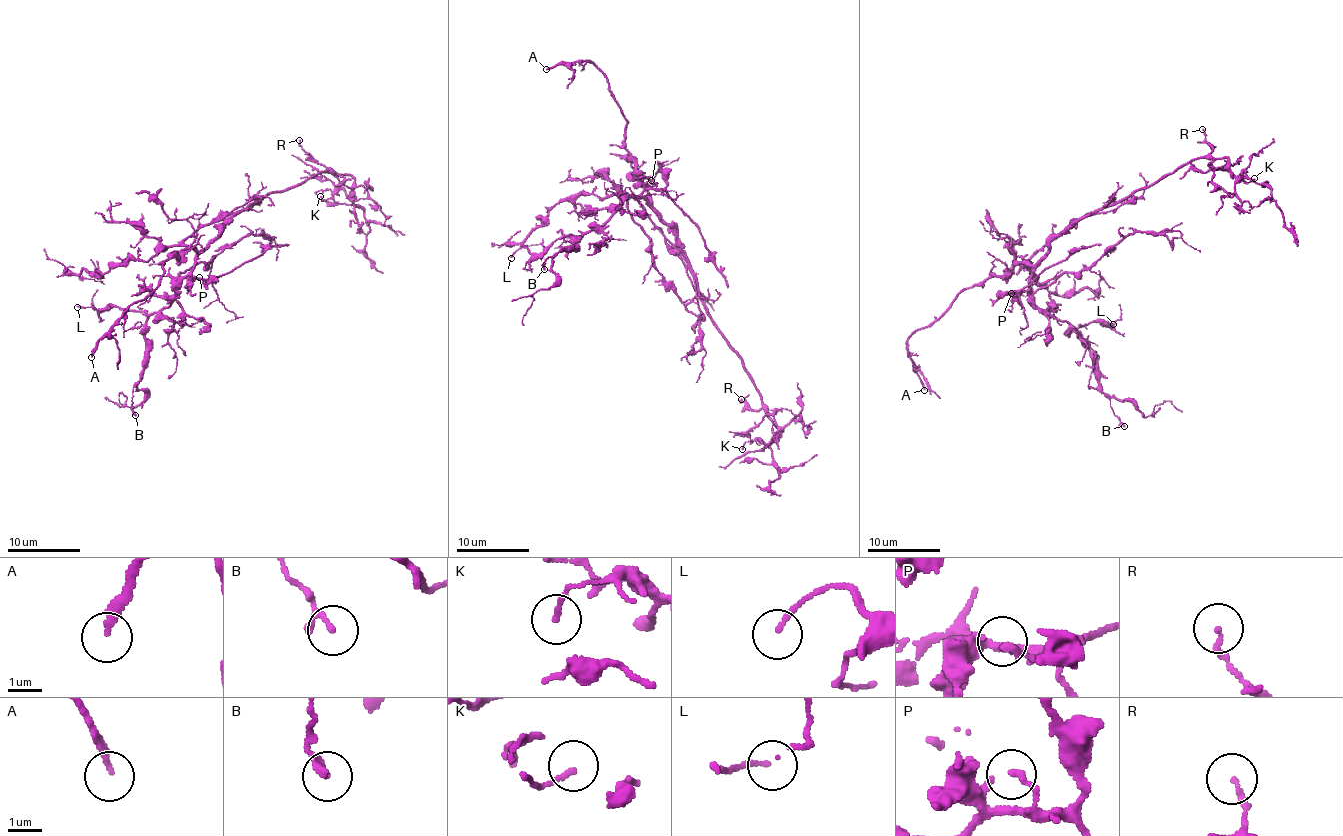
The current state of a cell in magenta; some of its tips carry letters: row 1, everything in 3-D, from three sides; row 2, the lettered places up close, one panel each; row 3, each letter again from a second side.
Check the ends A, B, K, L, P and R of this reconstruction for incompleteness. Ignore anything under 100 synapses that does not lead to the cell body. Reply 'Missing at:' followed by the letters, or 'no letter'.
Missing at: A

